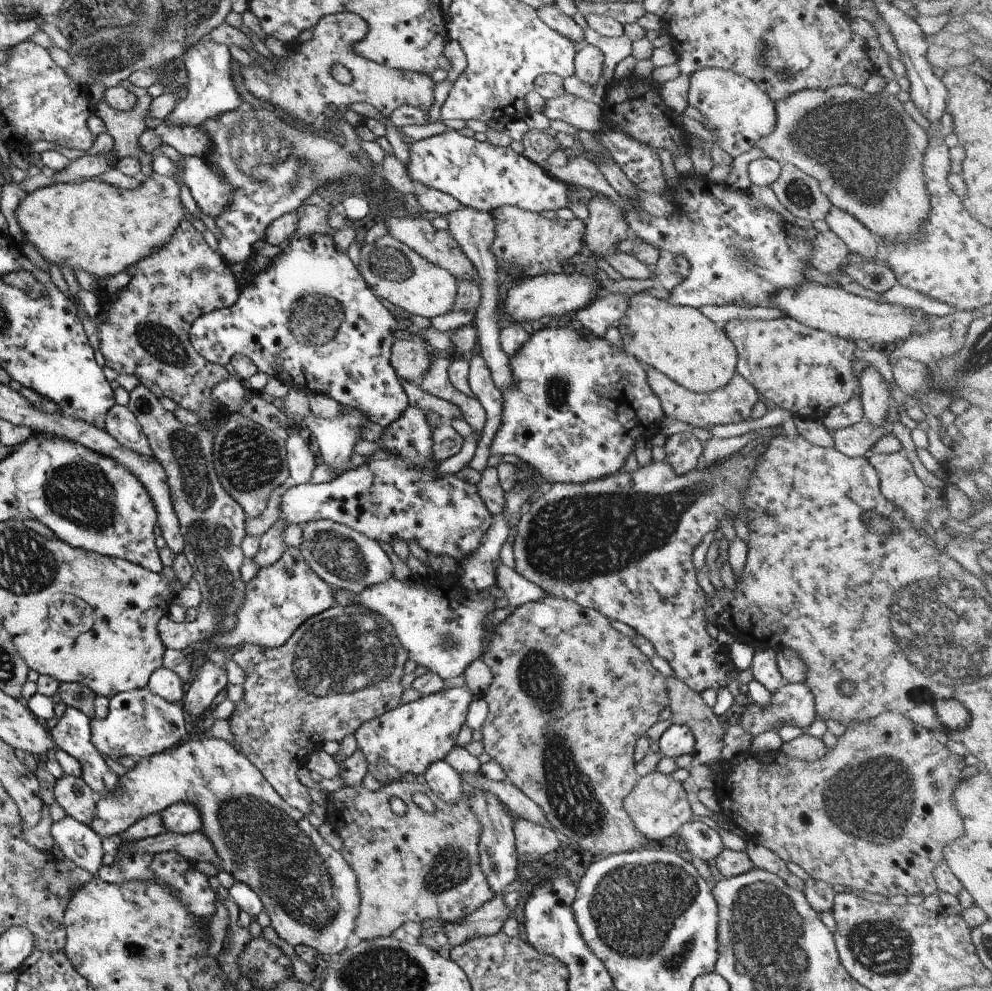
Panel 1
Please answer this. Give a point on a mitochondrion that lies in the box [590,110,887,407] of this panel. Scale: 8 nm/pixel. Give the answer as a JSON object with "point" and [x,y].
{"point":[749,252]}

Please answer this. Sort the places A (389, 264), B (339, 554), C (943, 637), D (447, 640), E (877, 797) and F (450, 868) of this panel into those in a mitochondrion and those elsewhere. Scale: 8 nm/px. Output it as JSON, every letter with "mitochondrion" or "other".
{"A":"mitochondrion","B":"mitochondrion","C":"mitochondrion","D":"mitochondrion","E":"mitochondrion","F":"mitochondrion"}

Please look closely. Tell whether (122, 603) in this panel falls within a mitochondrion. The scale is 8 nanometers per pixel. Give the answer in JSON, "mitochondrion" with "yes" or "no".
{"mitochondrion":"no"}

